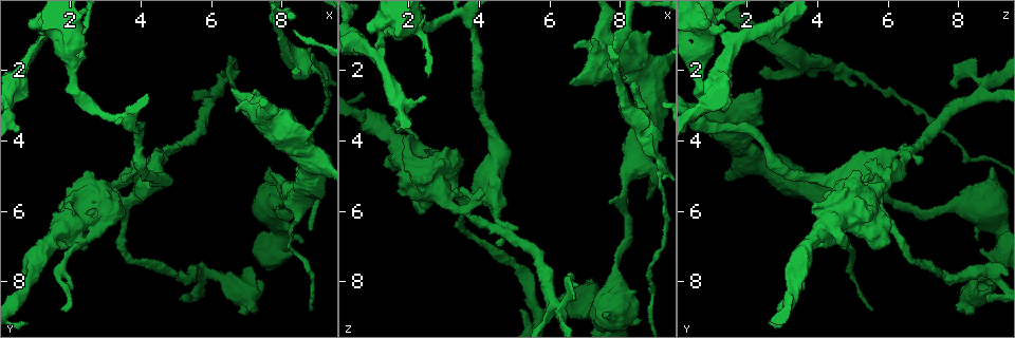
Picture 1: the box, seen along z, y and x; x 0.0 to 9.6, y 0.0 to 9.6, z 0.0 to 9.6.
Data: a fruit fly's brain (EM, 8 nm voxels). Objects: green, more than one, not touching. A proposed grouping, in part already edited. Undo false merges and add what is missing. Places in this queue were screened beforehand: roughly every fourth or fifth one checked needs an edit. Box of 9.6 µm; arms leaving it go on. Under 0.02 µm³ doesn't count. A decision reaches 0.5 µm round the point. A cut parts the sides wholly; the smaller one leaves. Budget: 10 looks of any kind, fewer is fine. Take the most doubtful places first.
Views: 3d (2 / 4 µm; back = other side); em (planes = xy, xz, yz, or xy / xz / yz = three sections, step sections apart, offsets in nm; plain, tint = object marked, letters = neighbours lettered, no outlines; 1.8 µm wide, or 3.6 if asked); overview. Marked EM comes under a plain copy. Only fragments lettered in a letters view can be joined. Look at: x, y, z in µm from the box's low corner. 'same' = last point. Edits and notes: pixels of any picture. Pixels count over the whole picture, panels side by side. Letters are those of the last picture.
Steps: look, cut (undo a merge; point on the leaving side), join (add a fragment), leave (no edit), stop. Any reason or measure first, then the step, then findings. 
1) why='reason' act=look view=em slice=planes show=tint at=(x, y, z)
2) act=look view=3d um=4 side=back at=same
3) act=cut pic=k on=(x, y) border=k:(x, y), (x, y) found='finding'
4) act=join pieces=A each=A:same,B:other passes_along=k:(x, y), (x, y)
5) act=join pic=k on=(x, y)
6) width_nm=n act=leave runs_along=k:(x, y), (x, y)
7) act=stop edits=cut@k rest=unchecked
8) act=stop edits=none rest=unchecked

why='sharp bend' act=look view=3d um=2 at=(6.30, 2.45, 8.70)

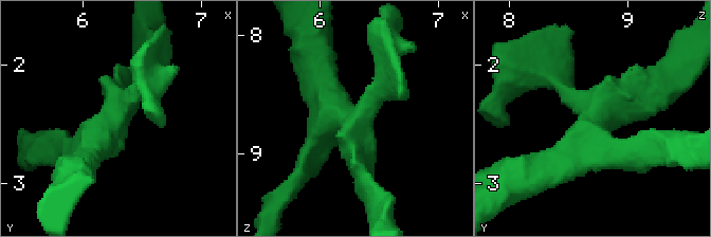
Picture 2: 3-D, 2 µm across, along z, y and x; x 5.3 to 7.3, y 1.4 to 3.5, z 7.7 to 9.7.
arms=4 why='now the EM' act=look view=em slice=xy step=8 show=letters at=(6.26, 2.42, 8.72)

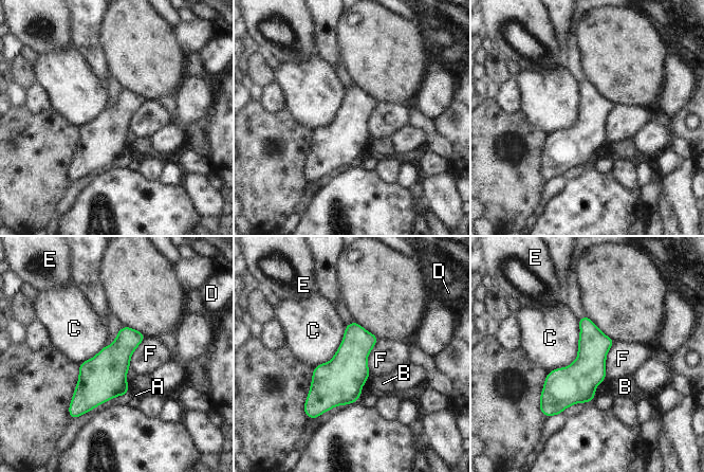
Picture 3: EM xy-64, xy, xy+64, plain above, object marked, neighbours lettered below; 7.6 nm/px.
act=leave each=A:other,B:other,C:other,D:other,E:other,F:other border=3:(578, 320), (577, 357), (549, 371) found='continuous, no second neuron'

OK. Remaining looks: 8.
why='thick end' act=look view=3d um=2 at=(6.55, 2.55, 2.40)

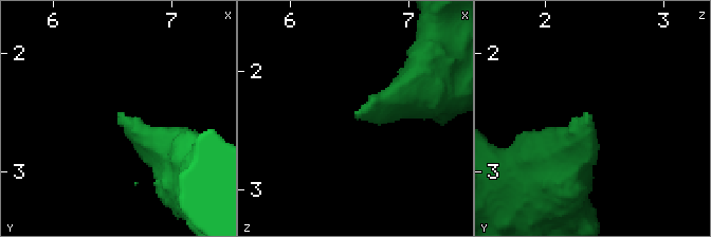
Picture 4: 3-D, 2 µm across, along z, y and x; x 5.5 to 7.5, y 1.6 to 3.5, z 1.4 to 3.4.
why='need the tissue' act=look view=em slice=planes show=letters at=(6.56, 2.52, 2.38)

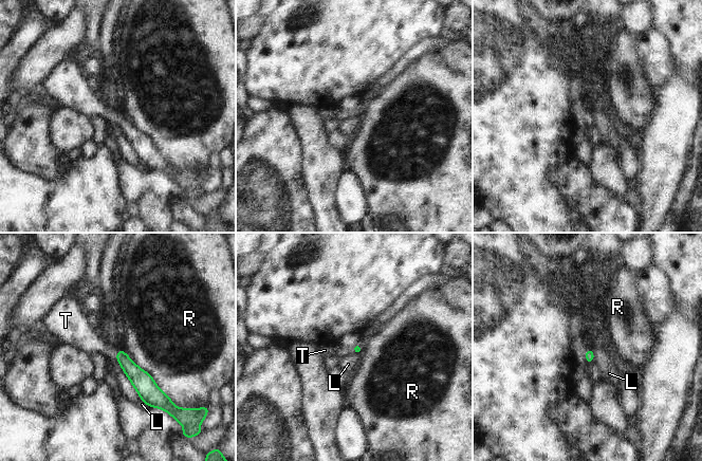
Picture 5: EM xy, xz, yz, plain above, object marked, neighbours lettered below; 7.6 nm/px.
act=join pieces=T each=L:other,R:other,T:same passes_along=5:(139, 377), (116, 354), (91, 343) found='the neuron continues'

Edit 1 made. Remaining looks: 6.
why='branch stops here' act=look view=em slice=planes show=letters at=(8.40, 2.10, 2.35)

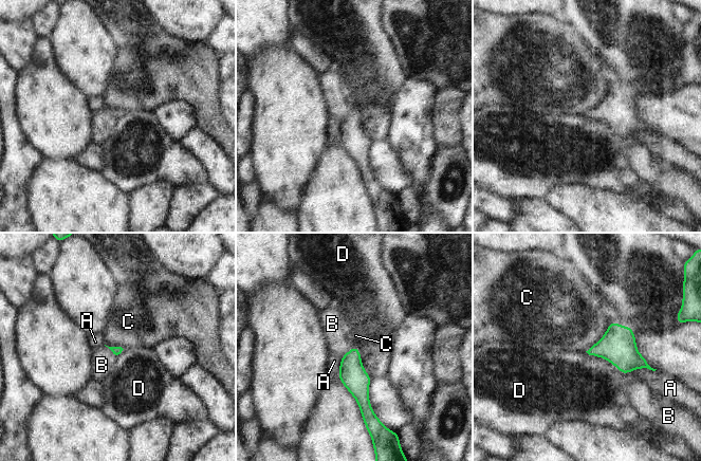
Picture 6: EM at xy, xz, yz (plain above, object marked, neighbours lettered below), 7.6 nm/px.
act=leave each=A:other,B:other,C:other,D:other border=6:(105, 345), (116, 355) found='no lettered fragment goes on from it'

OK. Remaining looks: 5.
why='end of a long branch' act=look view=em slice=planes show=letters at=(1.75, 8.80, 2.90)

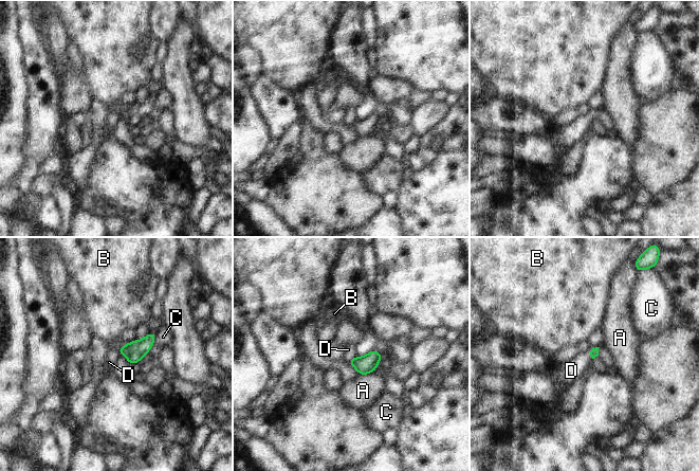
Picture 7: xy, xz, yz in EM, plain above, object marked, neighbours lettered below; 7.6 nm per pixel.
longest_contact=A:110nm act=join pieces=D each=A:other,B:other,C:other,D:same passes_along=7:(366, 364), (350, 359), (348, 349) found='it goes on there'

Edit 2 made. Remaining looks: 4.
why='see it whole again' act=look view=overview

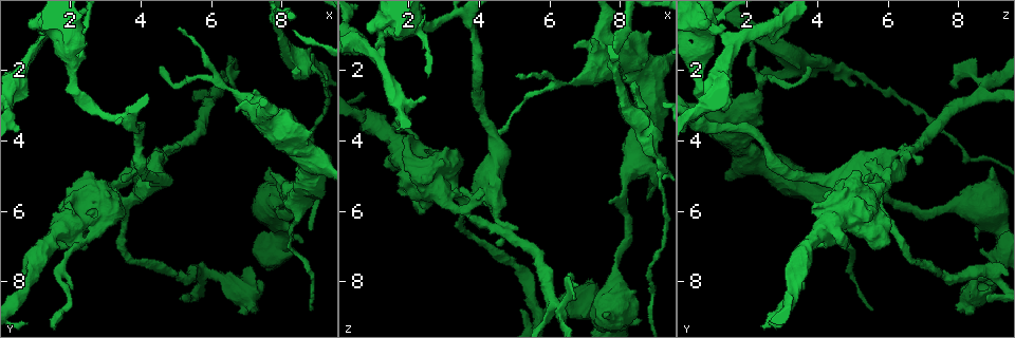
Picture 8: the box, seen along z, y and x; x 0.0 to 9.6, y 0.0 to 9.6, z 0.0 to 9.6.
why='sudden change in width' act=look view=em slice=planes show=tint at=(1.80, 0.65, 2.90)

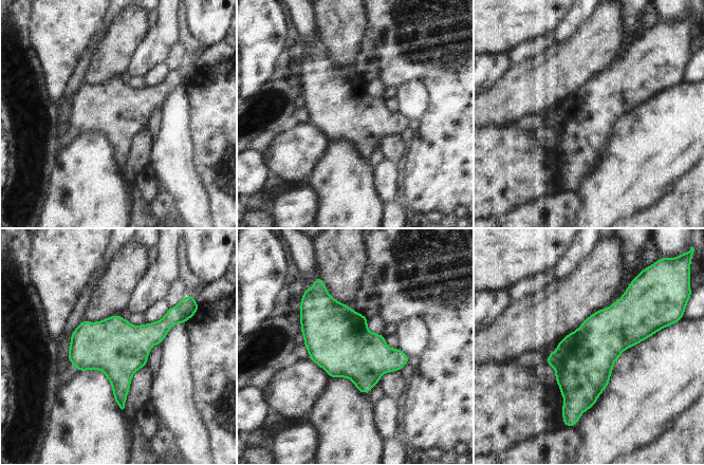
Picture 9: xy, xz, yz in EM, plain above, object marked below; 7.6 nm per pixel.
why='what lies round it' act=look view=em slice=planes show=letters at=same

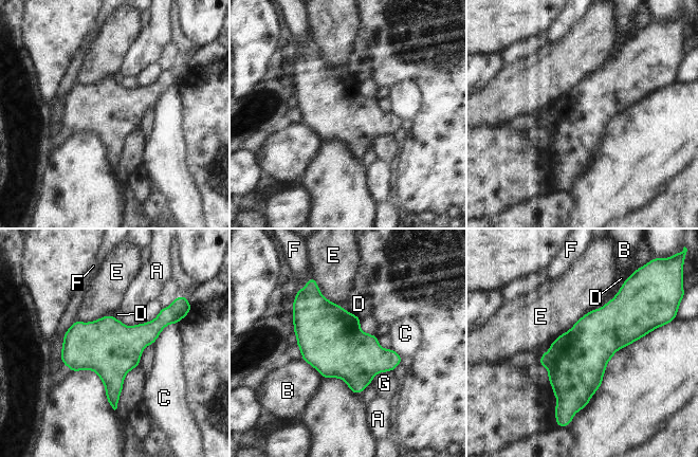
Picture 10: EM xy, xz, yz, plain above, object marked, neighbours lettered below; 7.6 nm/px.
act=leave each=A:other,B:other,C:other,D:other,E:other,F:other,G:other border=10:(551, 343), (551, 347), (536, 363) found='one neuron here'

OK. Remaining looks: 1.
act=stop edits=join@5,join@7 rest=unchecked

